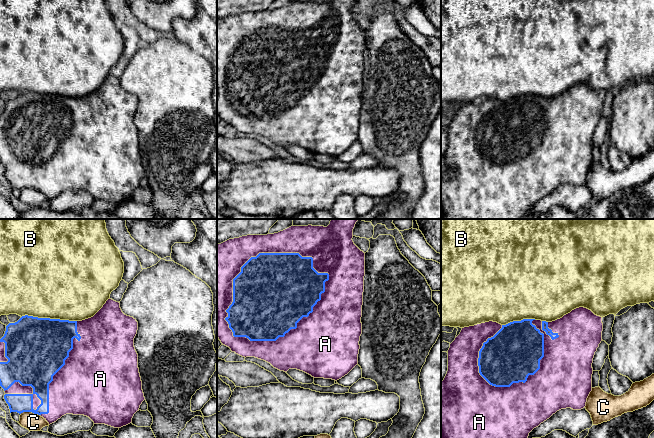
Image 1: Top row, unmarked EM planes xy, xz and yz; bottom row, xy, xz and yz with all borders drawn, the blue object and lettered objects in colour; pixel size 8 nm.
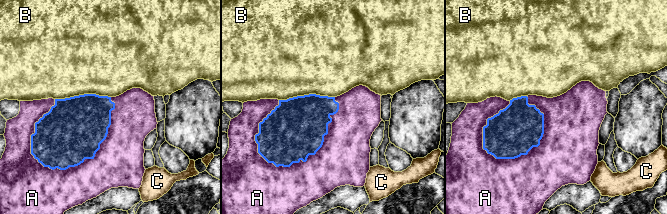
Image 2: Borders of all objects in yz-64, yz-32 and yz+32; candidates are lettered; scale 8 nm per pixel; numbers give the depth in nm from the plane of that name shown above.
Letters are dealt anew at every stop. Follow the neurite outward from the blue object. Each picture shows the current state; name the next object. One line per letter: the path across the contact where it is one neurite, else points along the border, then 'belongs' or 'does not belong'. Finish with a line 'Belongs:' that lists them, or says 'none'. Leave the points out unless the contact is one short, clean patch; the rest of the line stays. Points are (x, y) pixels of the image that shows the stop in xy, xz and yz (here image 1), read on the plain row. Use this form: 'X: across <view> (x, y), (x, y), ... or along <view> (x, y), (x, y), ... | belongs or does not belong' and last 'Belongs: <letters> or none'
A: belongs
B: does not belong
C: does not belong
Belongs: A

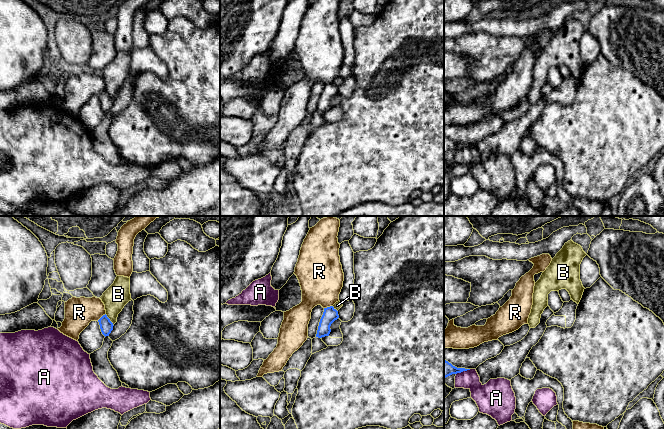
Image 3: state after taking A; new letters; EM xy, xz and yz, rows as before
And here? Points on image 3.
A: does not belong
B: along xy (105, 90), (113, 101) | does not belong
R: does not belong
Belongs: none

